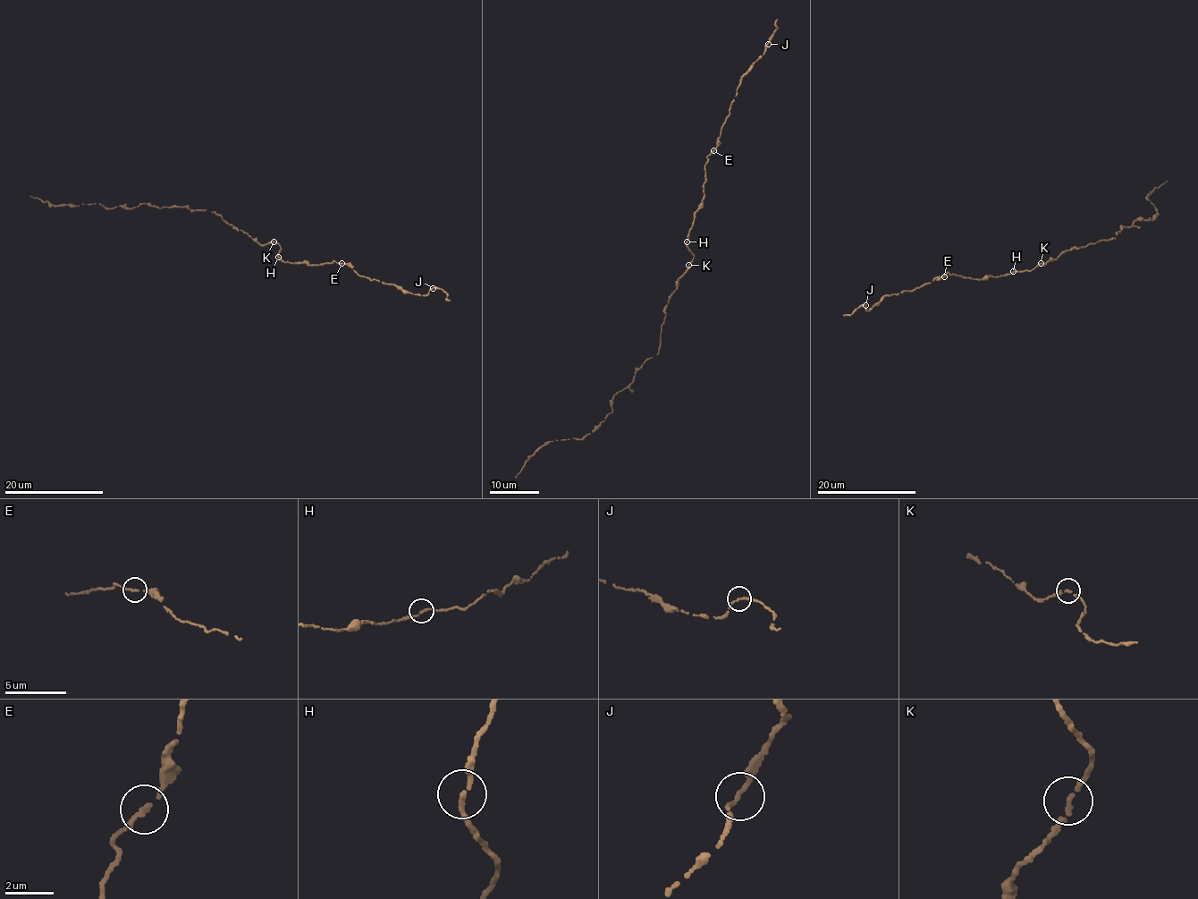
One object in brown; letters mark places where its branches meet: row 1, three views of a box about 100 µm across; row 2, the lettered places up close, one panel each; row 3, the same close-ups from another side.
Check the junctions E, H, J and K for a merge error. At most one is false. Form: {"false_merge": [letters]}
{"false_merge": []}

